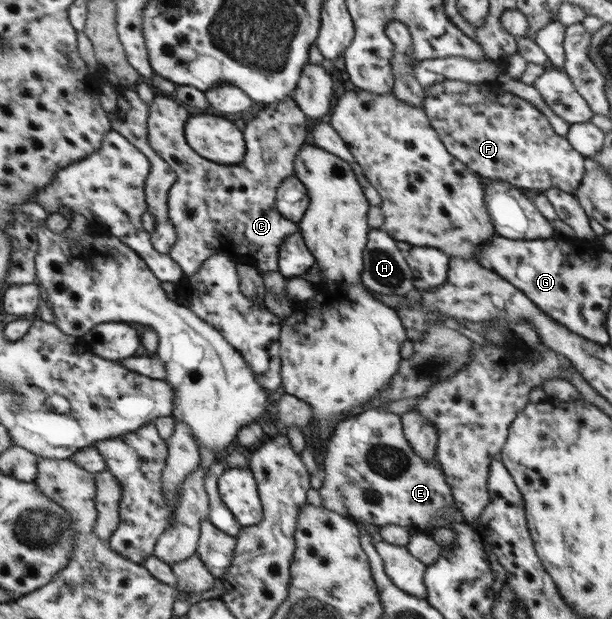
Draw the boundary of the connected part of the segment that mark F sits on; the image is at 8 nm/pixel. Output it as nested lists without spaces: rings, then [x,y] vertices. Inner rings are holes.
[[[446,79],[424,90],[423,107],[436,131],[444,135],[443,143],[448,143],[447,150],[452,151],[456,159],[467,164],[482,178],[500,180],[519,188],[537,189],[540,192],[556,187],[573,194],[587,175],[587,161],[584,161],[584,155],[580,155],[580,152],[564,137],[560,135],[556,137],[548,119],[540,115],[540,110],[532,103],[504,91],[498,81],[466,83],[456,79]]]

